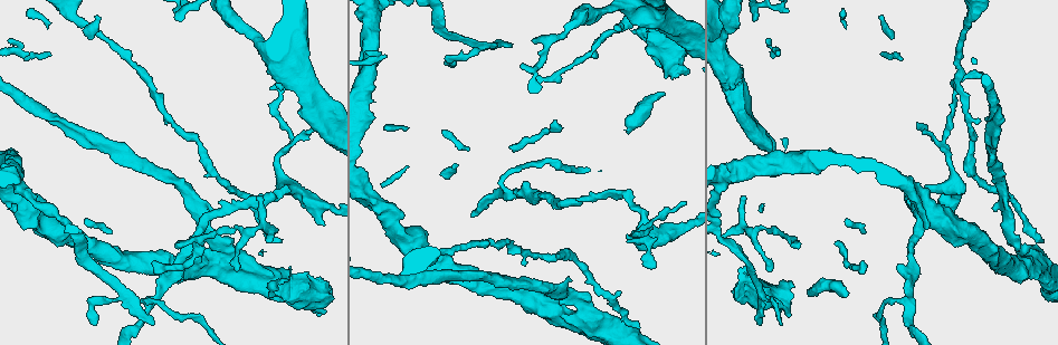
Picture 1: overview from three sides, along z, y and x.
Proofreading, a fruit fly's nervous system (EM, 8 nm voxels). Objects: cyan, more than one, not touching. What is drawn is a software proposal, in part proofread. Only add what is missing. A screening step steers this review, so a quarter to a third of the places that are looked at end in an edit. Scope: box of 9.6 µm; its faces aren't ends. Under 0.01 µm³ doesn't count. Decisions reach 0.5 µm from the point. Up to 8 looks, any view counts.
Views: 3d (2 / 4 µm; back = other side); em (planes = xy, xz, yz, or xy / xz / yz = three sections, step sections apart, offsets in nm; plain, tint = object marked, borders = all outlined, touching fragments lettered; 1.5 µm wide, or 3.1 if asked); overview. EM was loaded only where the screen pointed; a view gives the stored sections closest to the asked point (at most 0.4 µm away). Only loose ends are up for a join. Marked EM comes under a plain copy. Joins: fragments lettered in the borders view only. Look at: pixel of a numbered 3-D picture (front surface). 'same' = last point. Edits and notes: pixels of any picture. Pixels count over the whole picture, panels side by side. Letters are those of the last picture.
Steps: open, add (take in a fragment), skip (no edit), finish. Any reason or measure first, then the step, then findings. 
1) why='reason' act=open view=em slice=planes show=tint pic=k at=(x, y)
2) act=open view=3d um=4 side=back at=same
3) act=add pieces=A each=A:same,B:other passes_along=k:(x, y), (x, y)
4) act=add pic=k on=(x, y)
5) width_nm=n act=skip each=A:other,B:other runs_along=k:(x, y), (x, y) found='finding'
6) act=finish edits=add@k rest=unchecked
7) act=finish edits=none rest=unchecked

why='long arm stops here' act=open view=em slice=xy step=8 show=tint pic=1 at=(281, 240)

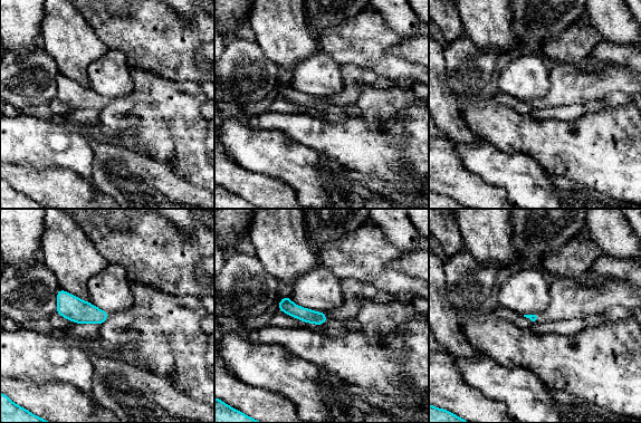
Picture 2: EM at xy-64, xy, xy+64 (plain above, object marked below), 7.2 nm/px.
why='cut it another way' act=open view=em slice=planes show=borders at=same

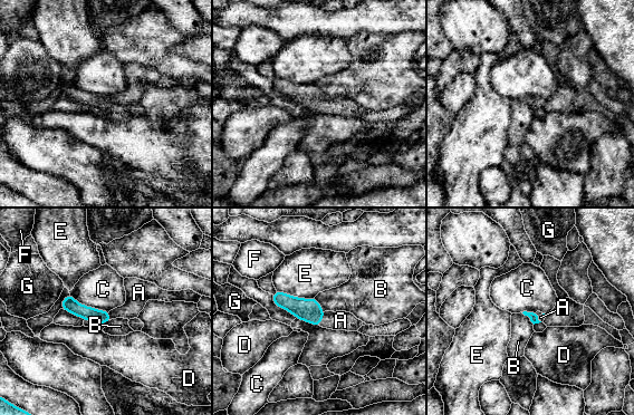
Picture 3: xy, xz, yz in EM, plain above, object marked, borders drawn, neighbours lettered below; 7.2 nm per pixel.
act=add pieces=A each=A:same,B:other,C:other,D:other,E:other,F:other,G:other passes_along=3:(308, 310), (320, 318), (340, 320) found='the cell continues'

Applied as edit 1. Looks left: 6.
why='see it whole again' act=open view=overview

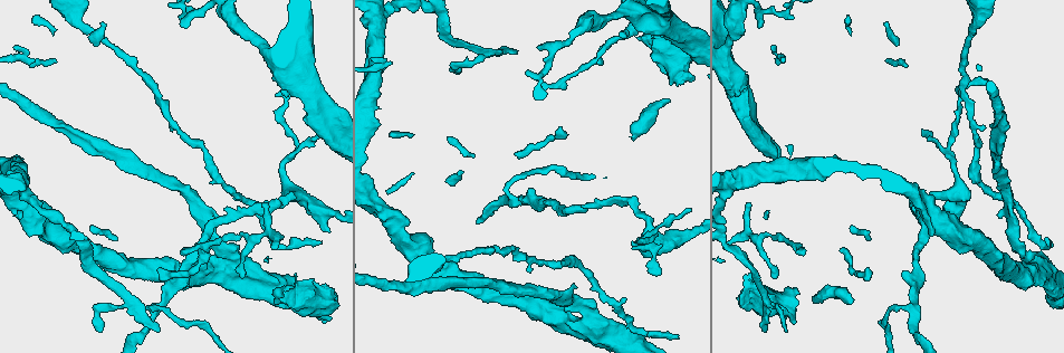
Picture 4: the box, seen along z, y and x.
why='an open end' act=open view=em slice=planes show=borders pic=4 at=(621, 35)

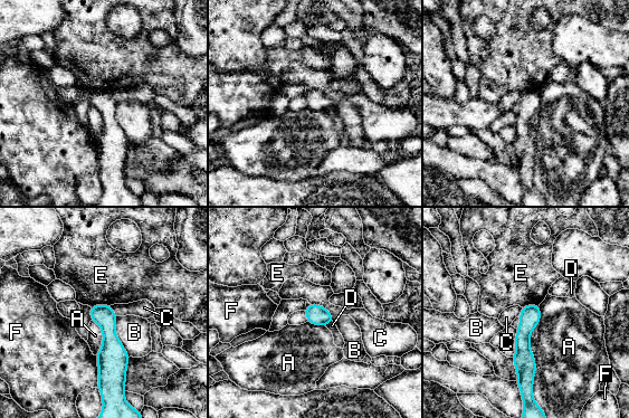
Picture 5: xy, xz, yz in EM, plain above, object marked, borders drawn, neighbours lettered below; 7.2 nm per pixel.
act=skip each=A:other,B:other,C:other,D:other,E:other,F:other border=5:(540, 305), (532, 391) found='none of them fits'

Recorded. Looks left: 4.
why='branch stops here' act=open view=3d um=4 side=back pic=4 at=(157, 331)

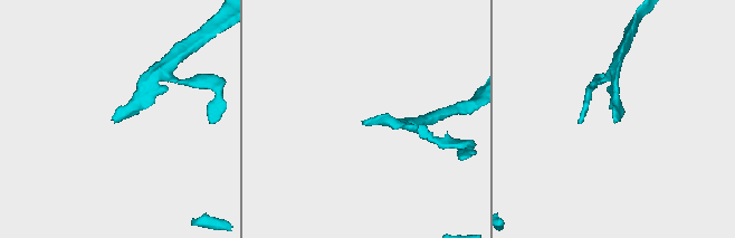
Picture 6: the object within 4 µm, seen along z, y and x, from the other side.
why='shape alone is not enough' act=open view=em slice=yz step=4 show=tint pic=6 at=(366, 120)

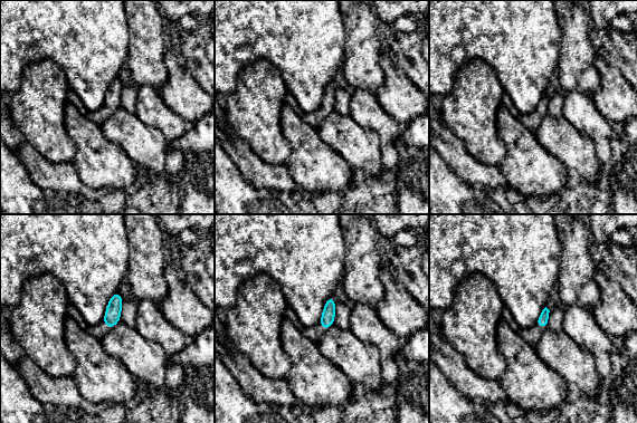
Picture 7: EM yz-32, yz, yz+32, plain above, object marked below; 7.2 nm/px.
act=open view=em slice=planes show=borders at=same

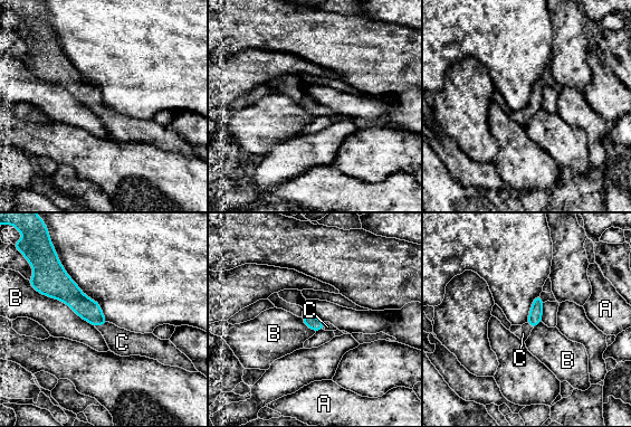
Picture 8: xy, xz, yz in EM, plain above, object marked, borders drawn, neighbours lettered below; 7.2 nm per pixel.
act=add pieces=C each=A:other,B:other,C:same passes_along=8:(87, 309), (102, 324), (122, 342) found='it goes on there'

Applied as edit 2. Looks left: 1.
act=finish edits=add@3,add@8 rest=unchecked

